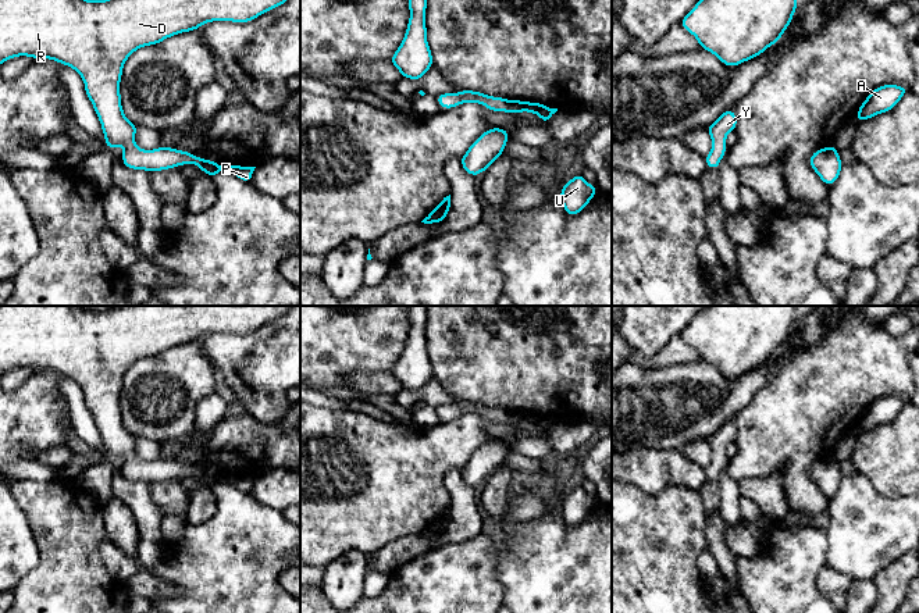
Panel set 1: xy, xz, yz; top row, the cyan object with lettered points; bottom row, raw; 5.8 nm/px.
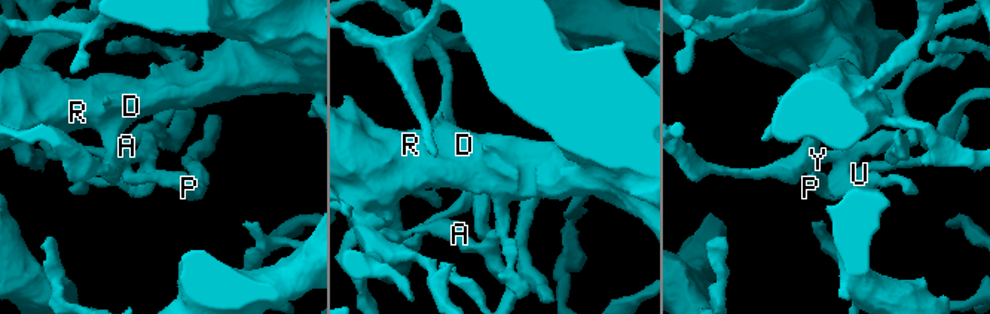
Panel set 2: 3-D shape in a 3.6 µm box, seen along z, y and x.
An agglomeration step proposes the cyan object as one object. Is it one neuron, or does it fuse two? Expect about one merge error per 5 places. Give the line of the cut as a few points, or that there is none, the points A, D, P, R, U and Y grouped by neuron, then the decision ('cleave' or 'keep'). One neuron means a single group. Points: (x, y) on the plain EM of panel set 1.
cut none; groups A D P R U Y; keep

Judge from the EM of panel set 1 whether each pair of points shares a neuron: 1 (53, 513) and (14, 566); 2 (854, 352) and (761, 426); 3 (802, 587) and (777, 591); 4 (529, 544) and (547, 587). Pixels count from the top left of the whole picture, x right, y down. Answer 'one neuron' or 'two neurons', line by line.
1: two neurons
2: one neuron
3: one neuron
4: one neuron

